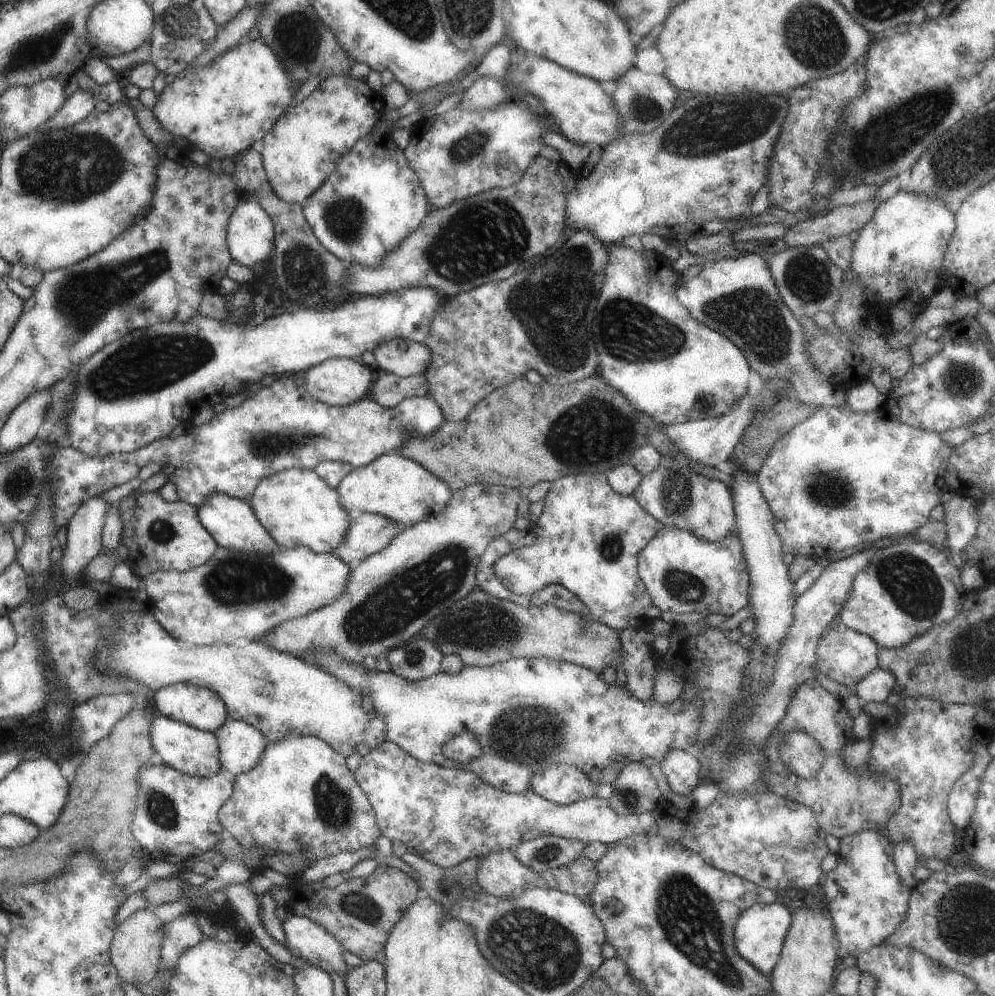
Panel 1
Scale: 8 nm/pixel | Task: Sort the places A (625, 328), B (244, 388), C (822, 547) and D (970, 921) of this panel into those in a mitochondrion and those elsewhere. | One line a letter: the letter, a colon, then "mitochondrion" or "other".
A: mitochondrion
B: other
C: other
D: mitochondrion

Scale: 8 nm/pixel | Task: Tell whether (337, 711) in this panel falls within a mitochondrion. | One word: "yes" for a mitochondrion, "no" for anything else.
no

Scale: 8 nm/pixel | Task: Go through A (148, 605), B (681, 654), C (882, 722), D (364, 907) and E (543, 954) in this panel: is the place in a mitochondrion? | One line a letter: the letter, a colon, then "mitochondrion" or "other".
A: other
B: other
C: other
D: mitochondrion
E: mitochondrion

